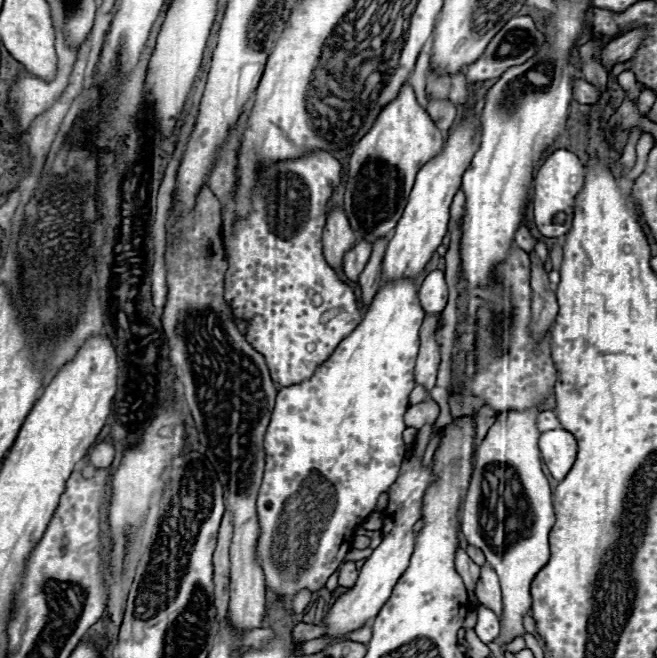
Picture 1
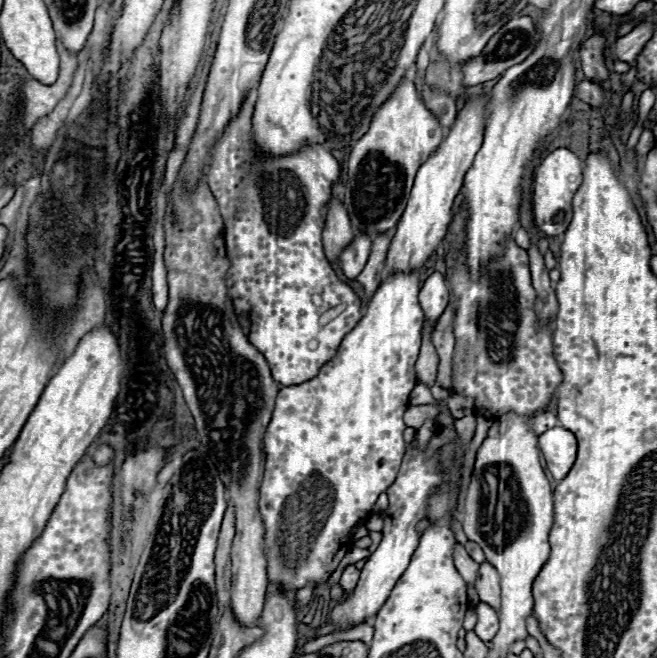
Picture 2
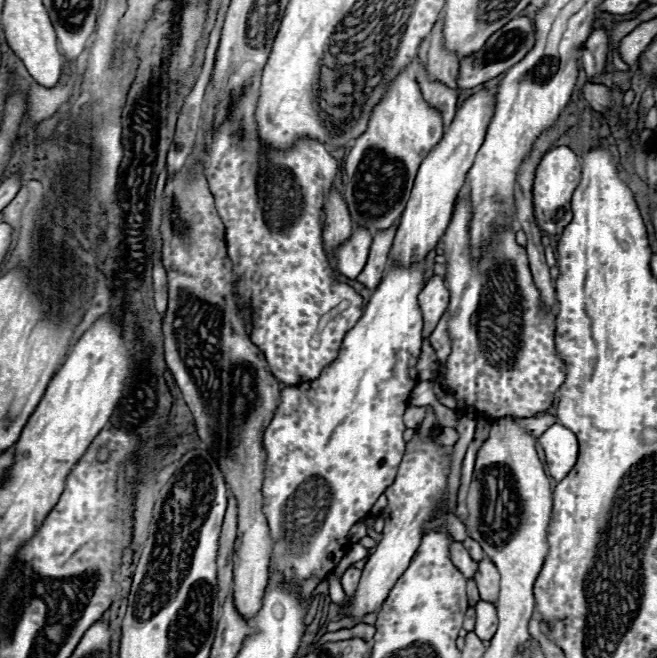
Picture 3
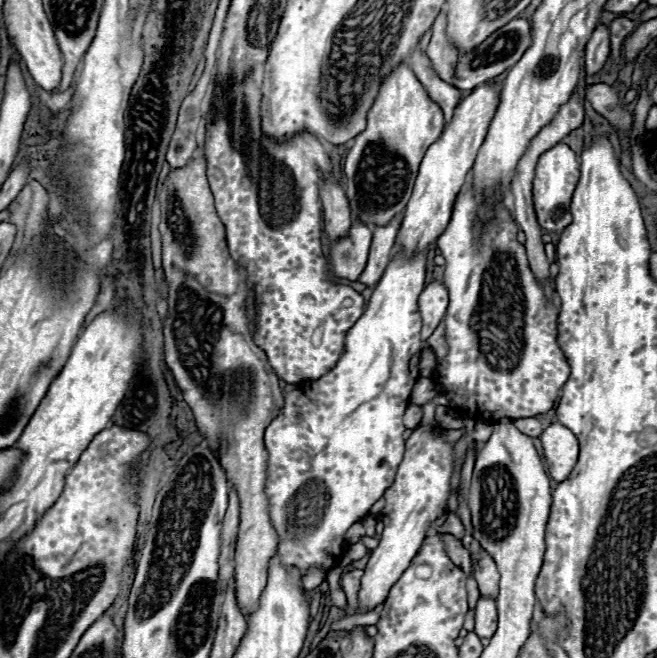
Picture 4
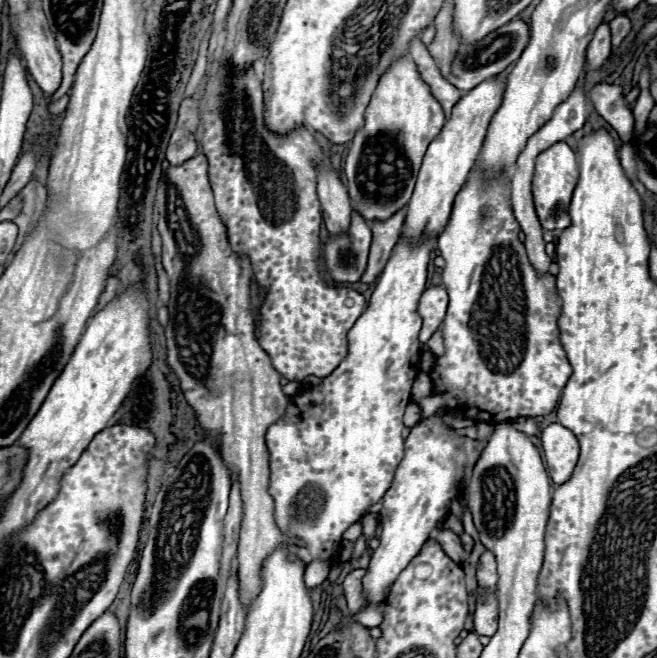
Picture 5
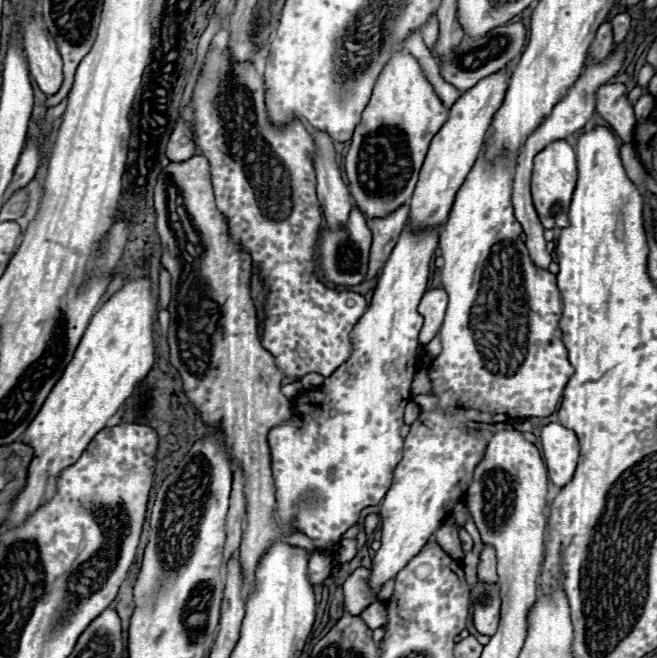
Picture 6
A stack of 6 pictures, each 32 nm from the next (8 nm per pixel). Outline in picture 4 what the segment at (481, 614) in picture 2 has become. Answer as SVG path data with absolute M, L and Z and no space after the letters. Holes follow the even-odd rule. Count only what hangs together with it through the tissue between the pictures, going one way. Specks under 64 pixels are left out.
M480 598L476 604L476 628L474 632L480 638L492 638L496 632L498 614L496 614L496 602L488 598Z

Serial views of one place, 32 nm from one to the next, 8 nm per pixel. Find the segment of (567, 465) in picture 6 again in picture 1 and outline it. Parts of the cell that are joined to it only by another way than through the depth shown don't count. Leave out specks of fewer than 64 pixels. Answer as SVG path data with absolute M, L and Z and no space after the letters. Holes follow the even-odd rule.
M564 428L546 430L540 434L540 452L550 474L562 480L576 460L576 440Z

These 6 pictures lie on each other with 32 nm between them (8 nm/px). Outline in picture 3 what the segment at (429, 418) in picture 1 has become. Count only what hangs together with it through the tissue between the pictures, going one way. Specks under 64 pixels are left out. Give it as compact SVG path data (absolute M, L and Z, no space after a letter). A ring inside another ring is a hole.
M422 406L422 408L408 408L406 414L404 414L404 424L408 428L420 428L420 424L422 424L422 420L426 416L426 410L428 410L426 406Z

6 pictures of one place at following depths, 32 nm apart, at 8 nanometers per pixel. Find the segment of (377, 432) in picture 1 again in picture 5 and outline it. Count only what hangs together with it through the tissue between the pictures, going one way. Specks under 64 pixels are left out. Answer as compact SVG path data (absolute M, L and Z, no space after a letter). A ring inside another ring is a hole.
M402 240L400 244L396 244L394 248L394 254L390 256L384 272L380 274L378 282L376 282L376 288L372 292L372 298L368 302L368 308L364 310L364 314L356 320L356 324L350 328L348 332L348 354L346 358L328 374L320 380L320 384L314 384L314 386L302 386L298 392L294 392L292 396L288 396L288 406L286 406L286 414L276 420L268 432L266 432L266 446L268 446L268 452L270 452L270 496L274 500L274 522L278 526L278 530L282 532L284 536L284 550L288 554L288 560L300 560L304 566L308 566L310 562L314 560L324 560L328 564L336 564L338 558L340 558L340 548L342 548L342 534L352 526L356 524L364 514L366 510L380 502L384 492L390 488L392 480L394 480L394 472L404 456L404 438L402 438L402 430L404 430L404 424L402 424L402 416L404 416L404 408L410 404L410 390L412 390L412 384L414 382L408 382L408 380L416 380L418 376L418 362L420 362L420 340L418 340L418 334L420 334L420 328L422 328L422 318L418 314L418 298L420 294L426 290L426 268L428 268L428 258L430 258L430 252L436 248L436 240L428 240L420 246L414 246L410 248L406 240ZM292 538L300 538L302 544L292 544L288 540Z

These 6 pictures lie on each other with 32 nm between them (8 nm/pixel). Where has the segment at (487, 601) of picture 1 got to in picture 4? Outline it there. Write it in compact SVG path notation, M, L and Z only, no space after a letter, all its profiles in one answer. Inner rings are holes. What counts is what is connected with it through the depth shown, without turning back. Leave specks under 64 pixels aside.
M484 554L476 564L476 582L478 582L480 594L494 600L498 596L498 580L500 580L500 574L496 570L494 560L488 554Z

